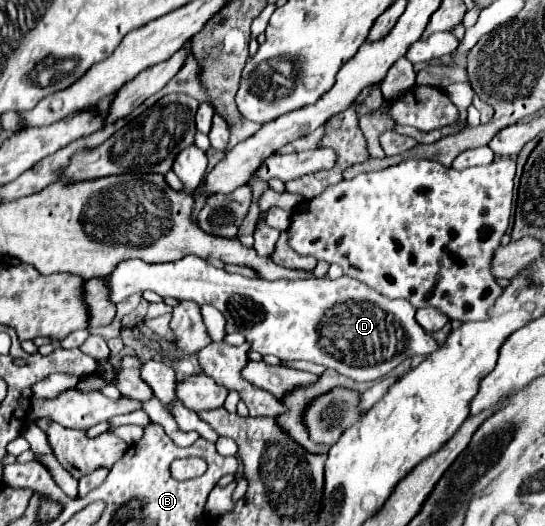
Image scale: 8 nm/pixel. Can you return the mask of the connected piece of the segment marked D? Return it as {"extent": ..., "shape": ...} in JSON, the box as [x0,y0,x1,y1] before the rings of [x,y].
{"extent":[110,255,438,383],"shape":[[[188,255],[180,261],[172,263],[142,263],[138,259],[120,263],[110,273],[110,301],[120,303],[132,293],[154,291],[160,297],[174,299],[190,299],[200,305],[214,305],[226,317],[226,333],[240,331],[252,343],[252,351],[262,355],[276,355],[284,361],[312,361],[324,367],[336,369],[338,373],[362,383],[362,381],[378,381],[388,375],[396,365],[400,365],[406,357],[414,355],[430,355],[438,349],[438,343],[416,323],[416,309],[406,299],[388,299],[378,295],[364,283],[352,277],[340,279],[298,279],[298,281],[264,281],[264,279],[246,279],[242,275],[226,273],[222,269],[212,267],[208,261],[198,259],[196,255]]]}

